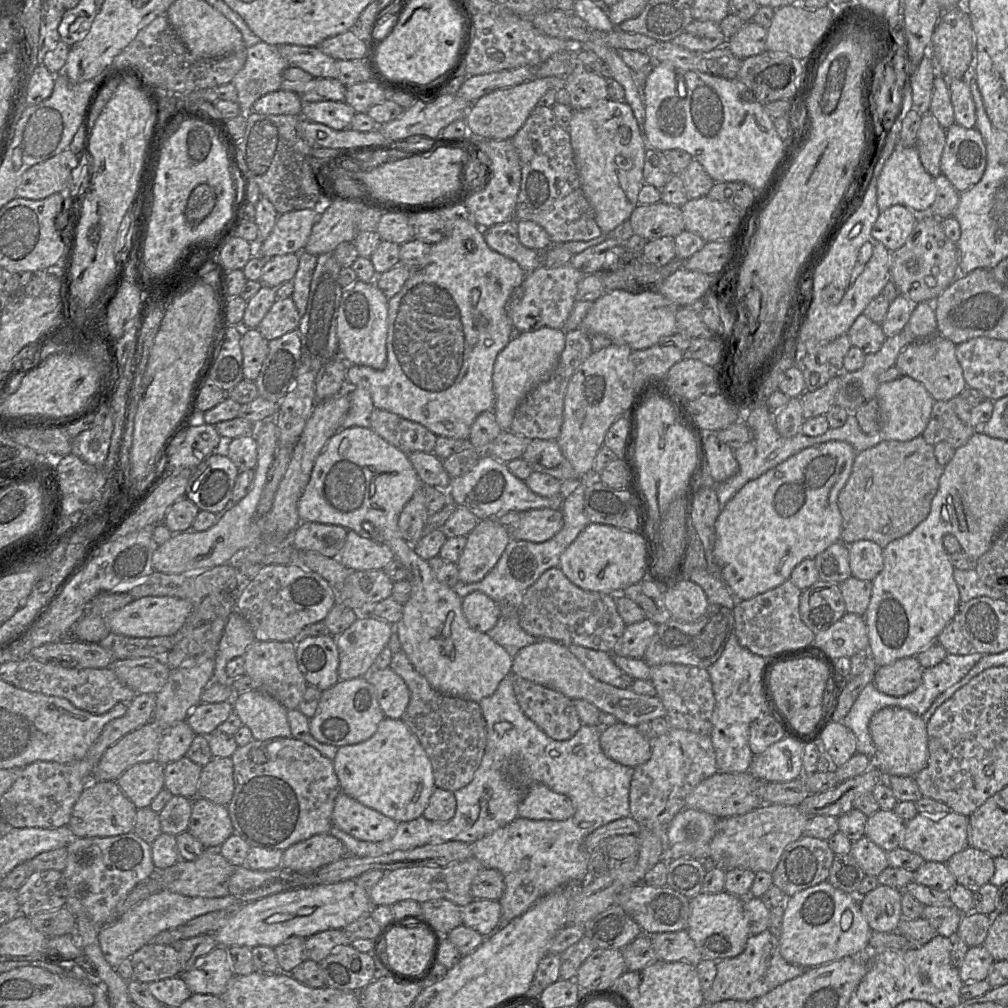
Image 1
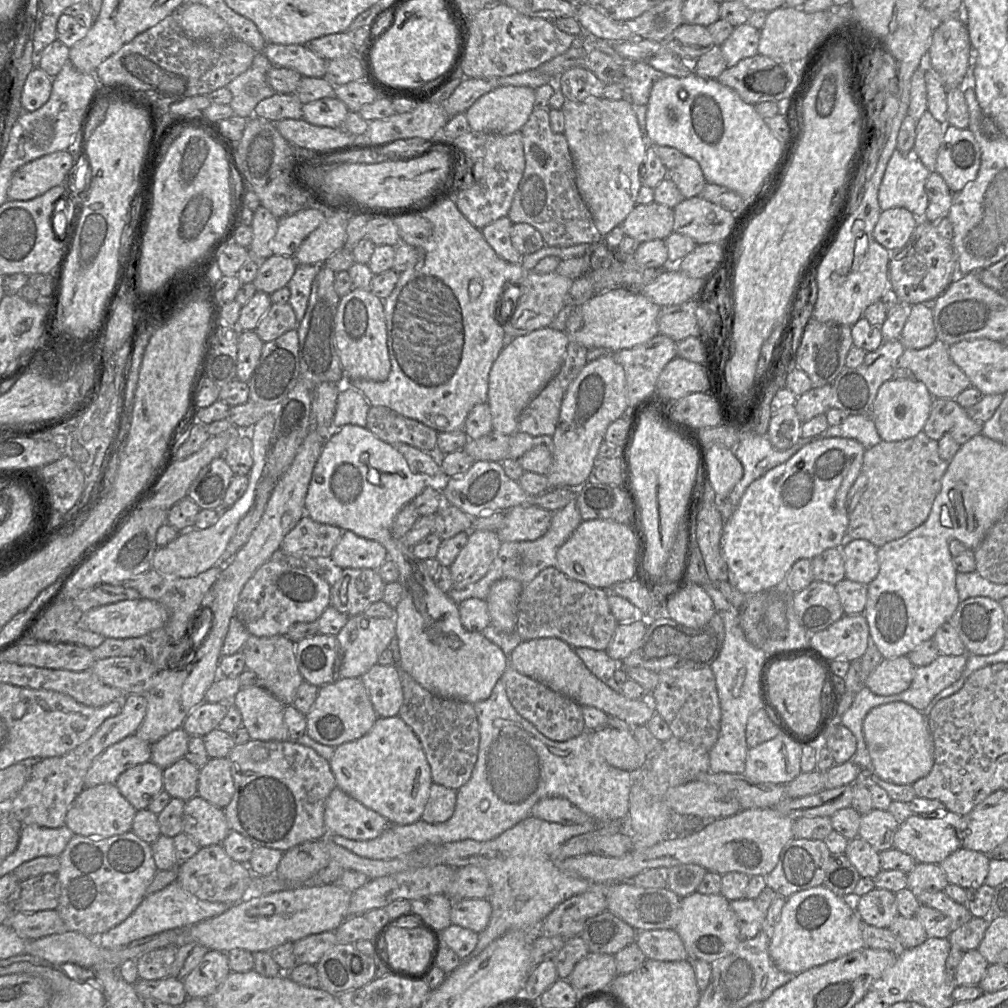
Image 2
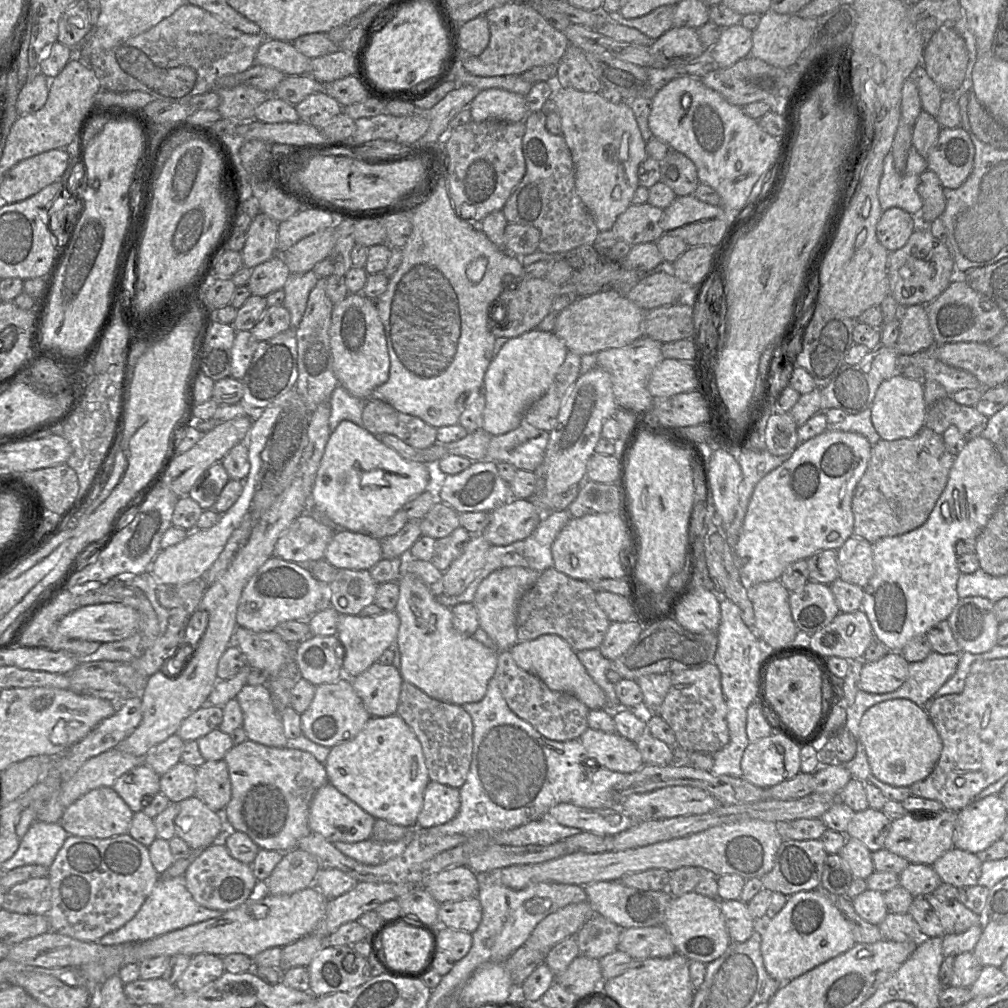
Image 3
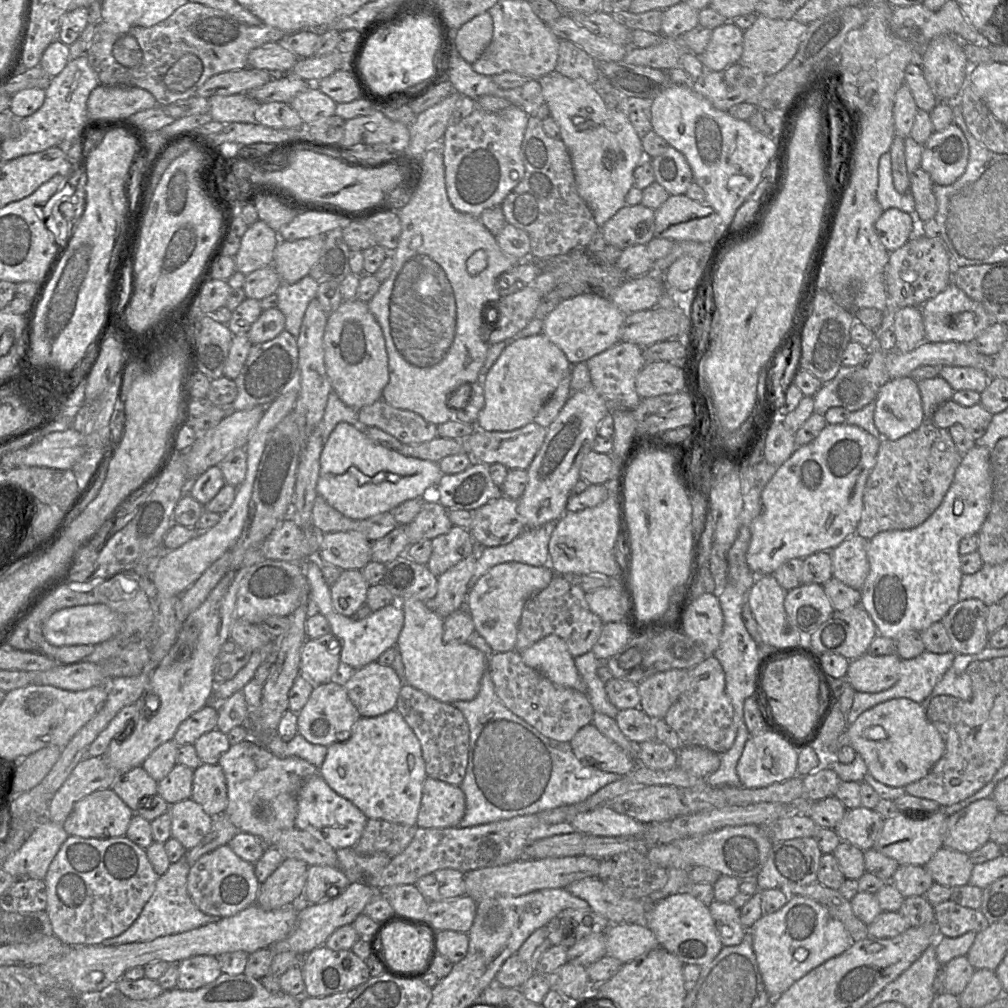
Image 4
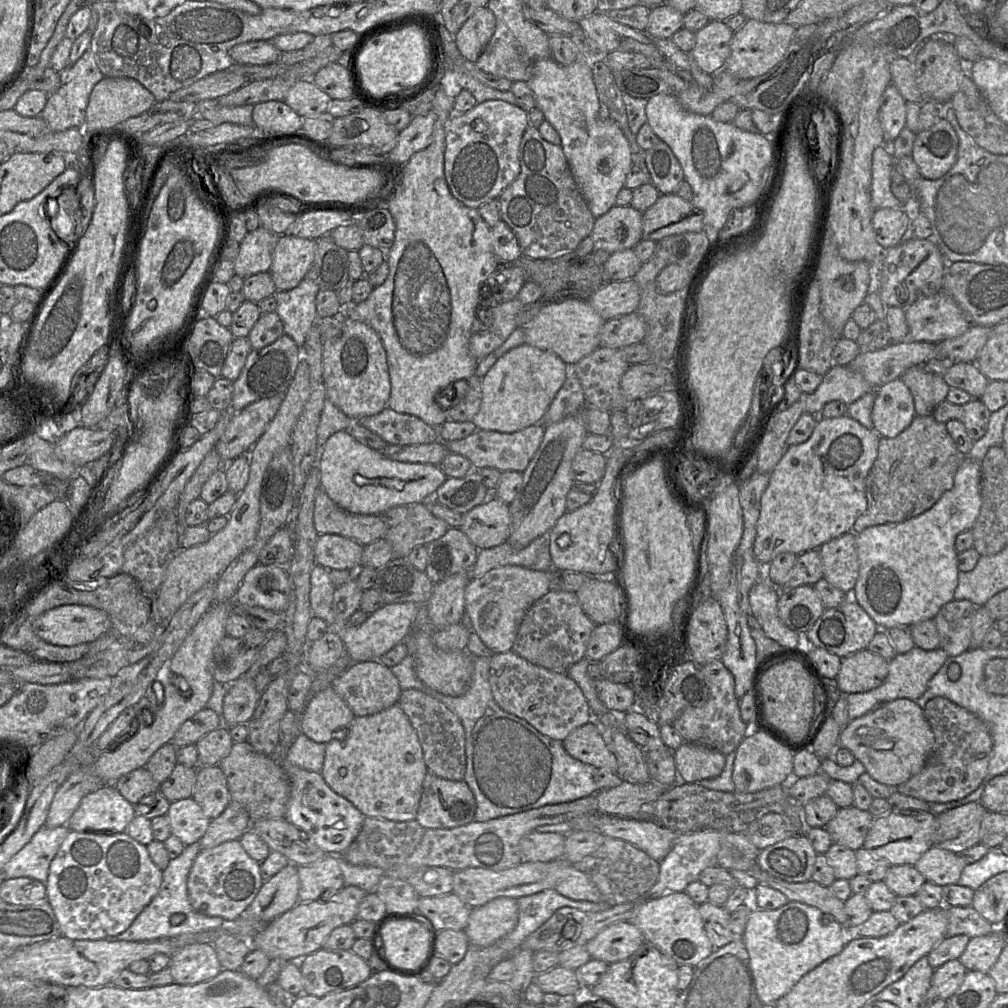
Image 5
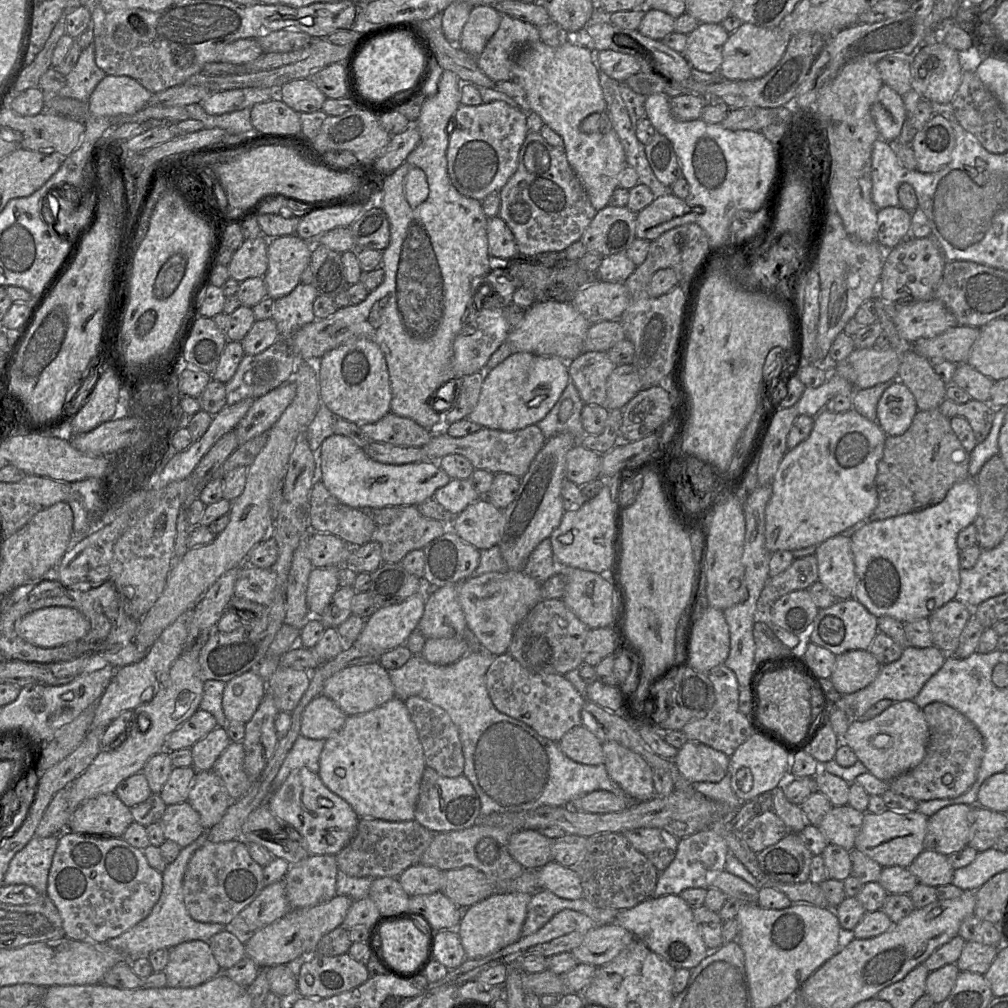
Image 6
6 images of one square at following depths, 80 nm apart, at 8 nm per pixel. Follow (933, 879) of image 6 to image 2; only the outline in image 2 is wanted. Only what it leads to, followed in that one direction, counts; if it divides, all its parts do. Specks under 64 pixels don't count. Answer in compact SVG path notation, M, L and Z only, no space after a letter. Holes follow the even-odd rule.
M961 847L939 865L950 884L964 889L977 889L985 884L989 862L989 855Z

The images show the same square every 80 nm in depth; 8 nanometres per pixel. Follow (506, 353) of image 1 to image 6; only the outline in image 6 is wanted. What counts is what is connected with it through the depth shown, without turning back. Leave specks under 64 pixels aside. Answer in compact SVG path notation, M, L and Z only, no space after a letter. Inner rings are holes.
M515 352L511 354L508 358L506 358L503 362L501 362L499 365L497 365L495 368L493 368L490 371L479 371L479 372L485 372L485 379L482 384L480 396L478 399L478 403L473 410L468 415L468 419L476 424L481 425L483 428L490 428L495 430L502 430L506 432L516 431L523 429L529 425L533 425L538 423L540 420L542 420L554 407L560 396L562 395L563 391L568 385L568 382L570 381L570 375L569 375L569 369L568 369L568 363L563 361L562 359L555 357L555 356L539 356L534 355L527 352Z

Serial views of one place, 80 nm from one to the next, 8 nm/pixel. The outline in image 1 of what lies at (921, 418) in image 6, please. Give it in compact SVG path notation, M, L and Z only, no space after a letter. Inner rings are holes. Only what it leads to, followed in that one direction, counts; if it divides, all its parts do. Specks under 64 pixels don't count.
M921 436L910 441L882 440L878 445L856 454L851 474L837 499L842 515L840 541L850 545L860 540L870 540L882 549L889 543L909 534L924 521L931 509L931 502L938 490L944 471L934 455L934 446Z

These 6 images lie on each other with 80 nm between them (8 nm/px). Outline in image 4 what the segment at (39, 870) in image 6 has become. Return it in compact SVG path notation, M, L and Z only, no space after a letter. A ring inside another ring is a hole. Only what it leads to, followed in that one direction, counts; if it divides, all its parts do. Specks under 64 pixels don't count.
M46 820L1 866L19 879L44 880L51 862L69 835L62 824Z

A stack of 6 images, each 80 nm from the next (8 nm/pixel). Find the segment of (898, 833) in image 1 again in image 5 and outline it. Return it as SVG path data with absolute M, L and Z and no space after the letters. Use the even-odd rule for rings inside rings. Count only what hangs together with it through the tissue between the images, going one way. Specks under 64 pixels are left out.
M852 805L839 808L835 817L825 825L825 829L833 843L855 851L863 847L874 818L868 810L861 810Z

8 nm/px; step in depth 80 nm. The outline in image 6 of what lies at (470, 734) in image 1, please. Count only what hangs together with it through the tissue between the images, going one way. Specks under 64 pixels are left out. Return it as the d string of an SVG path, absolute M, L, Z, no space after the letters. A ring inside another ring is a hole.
M411 696L405 704L421 741L426 766L445 777L458 777L464 772L464 756L459 732L448 713L441 707L418 697Z

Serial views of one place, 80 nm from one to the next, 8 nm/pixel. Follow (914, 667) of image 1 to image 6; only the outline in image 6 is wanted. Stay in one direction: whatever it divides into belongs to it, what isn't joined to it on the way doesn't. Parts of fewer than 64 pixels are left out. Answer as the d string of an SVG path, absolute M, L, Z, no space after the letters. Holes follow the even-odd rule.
M851 650L836 656L829 679L841 695L852 694L870 685L881 667L868 650Z

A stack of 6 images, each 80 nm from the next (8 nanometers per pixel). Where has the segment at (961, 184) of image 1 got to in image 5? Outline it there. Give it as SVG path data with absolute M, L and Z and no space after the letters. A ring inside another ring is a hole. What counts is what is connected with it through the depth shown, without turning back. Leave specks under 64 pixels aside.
M940 119L916 135L912 158L922 177L936 180L946 174L957 159L959 140L952 125Z

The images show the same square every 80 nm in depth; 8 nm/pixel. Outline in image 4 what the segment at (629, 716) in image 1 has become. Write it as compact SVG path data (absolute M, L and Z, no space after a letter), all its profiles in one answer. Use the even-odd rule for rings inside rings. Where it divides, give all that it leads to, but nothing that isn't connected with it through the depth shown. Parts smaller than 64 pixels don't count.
M548 635L520 653L522 661L556 685L586 694L587 686L579 674L566 642Z

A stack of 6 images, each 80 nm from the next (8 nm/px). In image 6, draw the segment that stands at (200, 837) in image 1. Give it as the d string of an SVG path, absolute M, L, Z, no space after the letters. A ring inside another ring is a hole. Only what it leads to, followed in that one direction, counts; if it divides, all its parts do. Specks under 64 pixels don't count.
M189 802L167 806L161 820L166 840L185 848L205 833L198 813Z

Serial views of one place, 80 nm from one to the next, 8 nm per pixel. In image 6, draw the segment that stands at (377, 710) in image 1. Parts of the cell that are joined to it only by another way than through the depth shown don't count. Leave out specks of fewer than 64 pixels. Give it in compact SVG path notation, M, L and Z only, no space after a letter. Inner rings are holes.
M320 694L303 711L301 734L310 739L326 740L343 727L347 716L333 700Z

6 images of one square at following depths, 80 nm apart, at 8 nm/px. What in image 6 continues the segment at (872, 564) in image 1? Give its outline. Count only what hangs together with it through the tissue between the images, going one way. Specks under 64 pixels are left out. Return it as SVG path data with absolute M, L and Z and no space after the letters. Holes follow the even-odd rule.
M836 535L819 544L815 553L818 563L818 581L836 598L854 598L855 564L851 540Z

